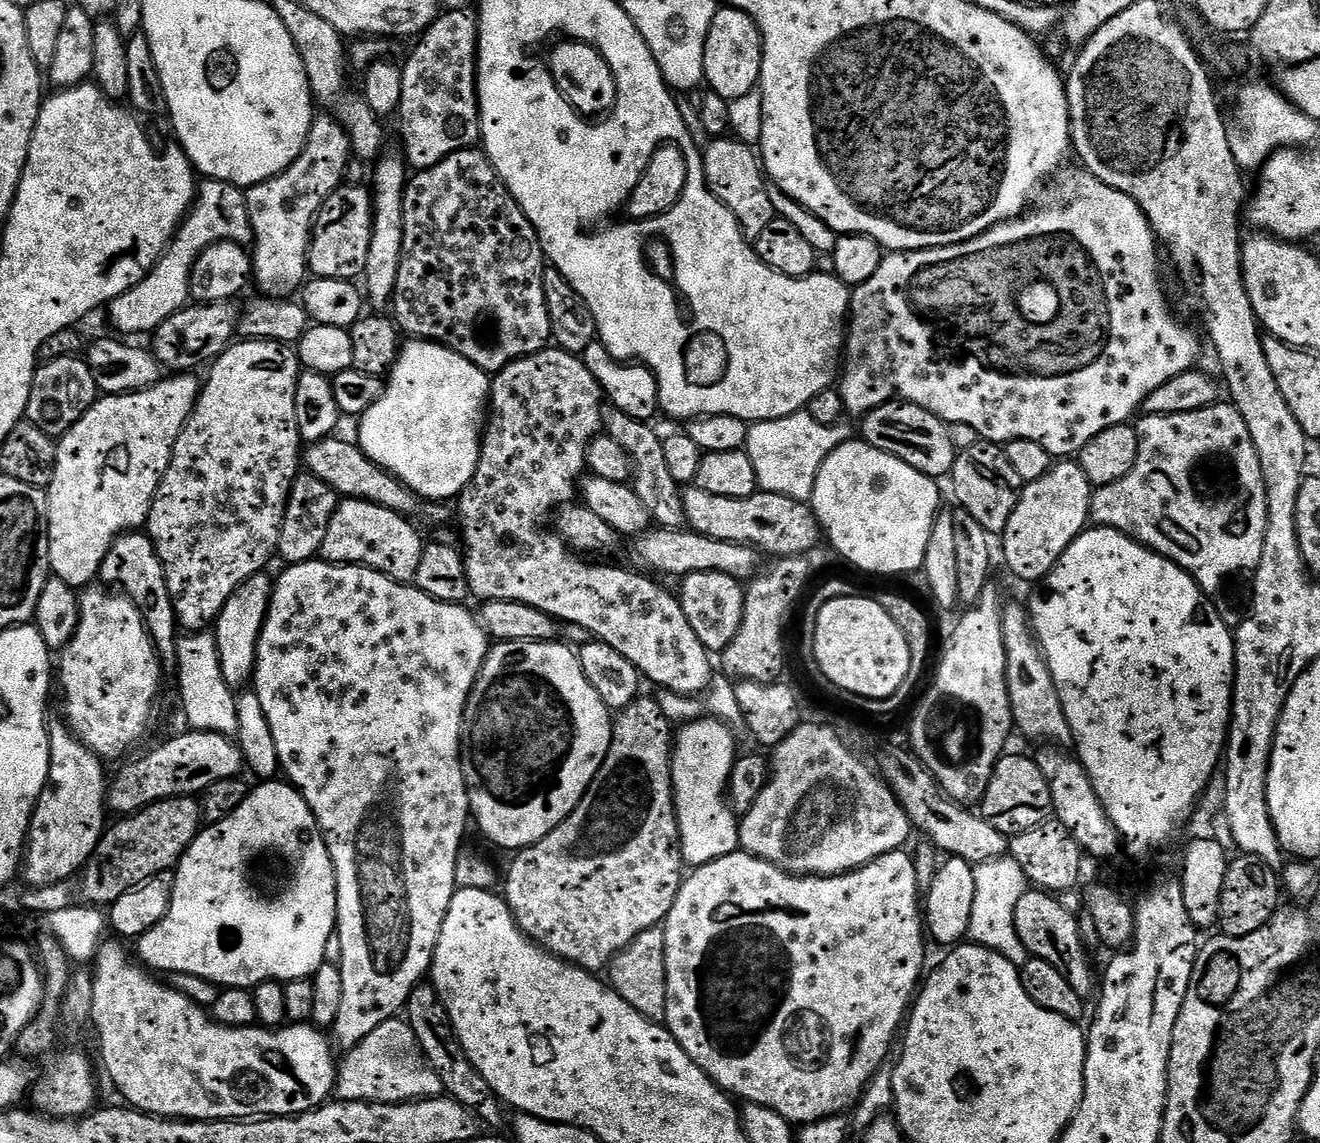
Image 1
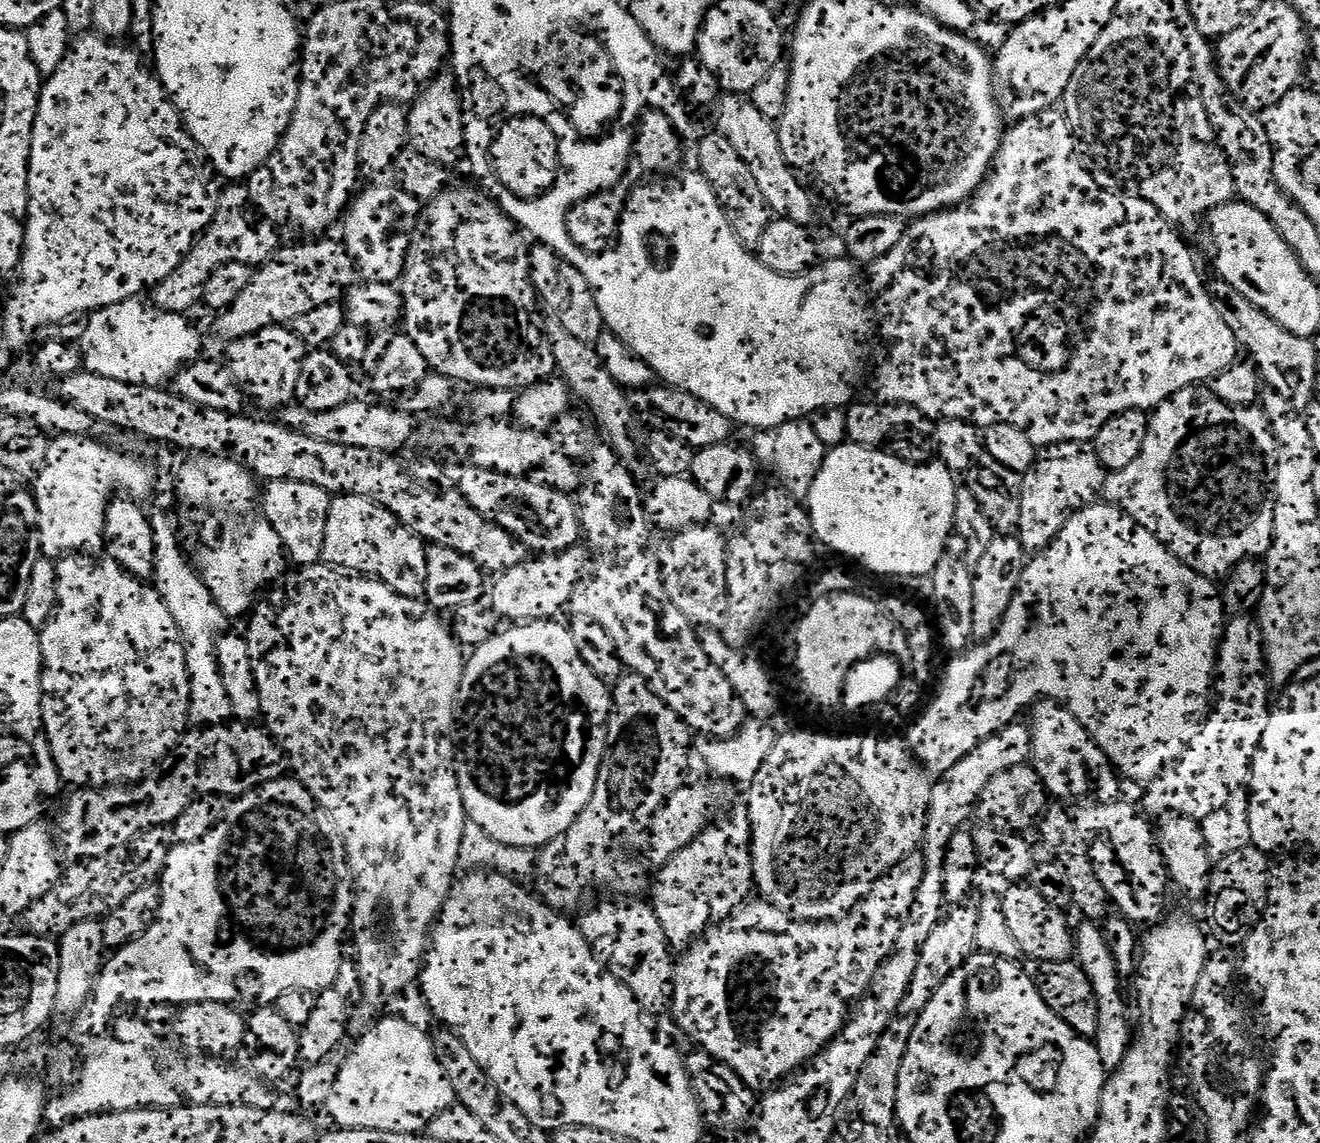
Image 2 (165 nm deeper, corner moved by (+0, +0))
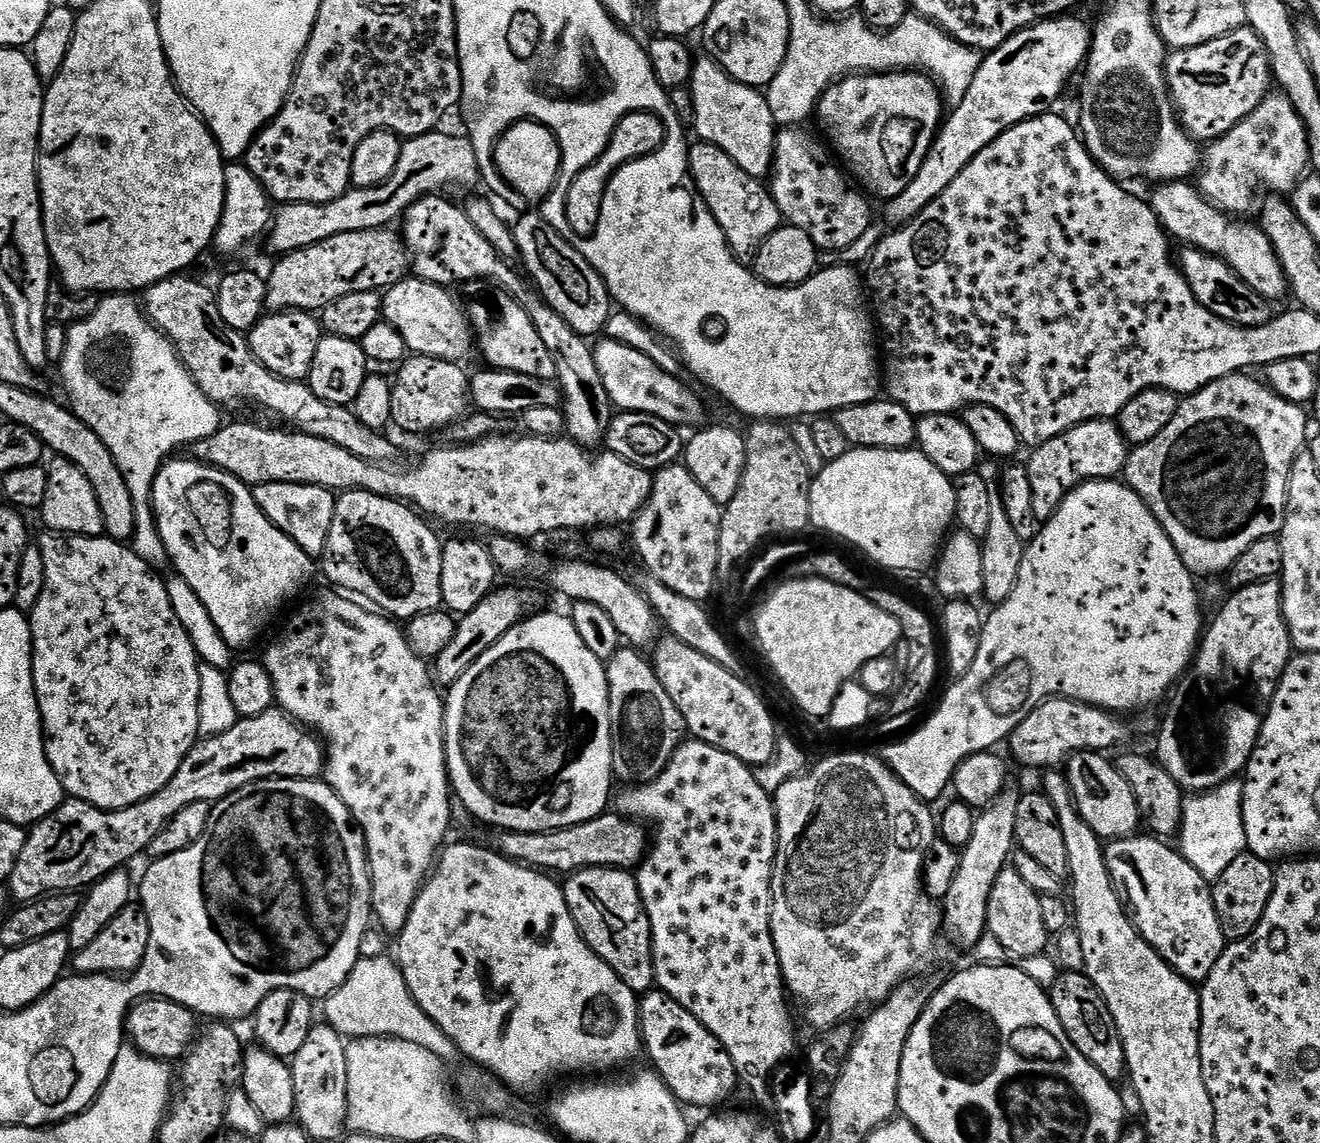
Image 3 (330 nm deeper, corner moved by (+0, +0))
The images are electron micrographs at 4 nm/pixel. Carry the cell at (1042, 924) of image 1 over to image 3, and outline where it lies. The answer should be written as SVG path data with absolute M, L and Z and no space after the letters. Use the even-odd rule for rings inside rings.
M1009 866L998 874L998 882L994 882L994 890L990 890L990 906L988 907L987 935L994 937L1006 951L1017 961L1022 958L1039 956L1050 944L1050 933L1042 923L1042 902L1040 893L1032 889L1022 874Z

